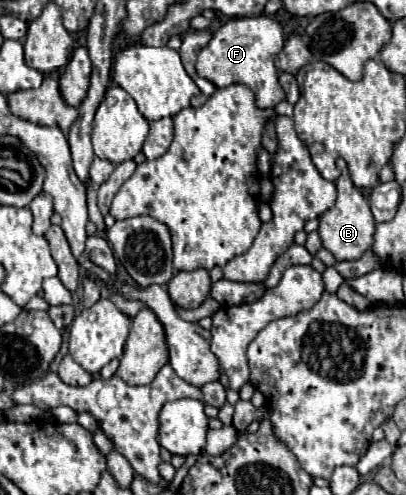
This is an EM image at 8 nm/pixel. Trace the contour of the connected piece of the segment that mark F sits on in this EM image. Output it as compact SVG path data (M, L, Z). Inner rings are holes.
M239 17L221 25L205 49L197 57L197 75L211 81L215 87L229 87L235 83L247 85L255 95L255 105L259 109L273 109L285 99L285 91L277 81L275 55L283 49L283 29L281 25L267 17Z

